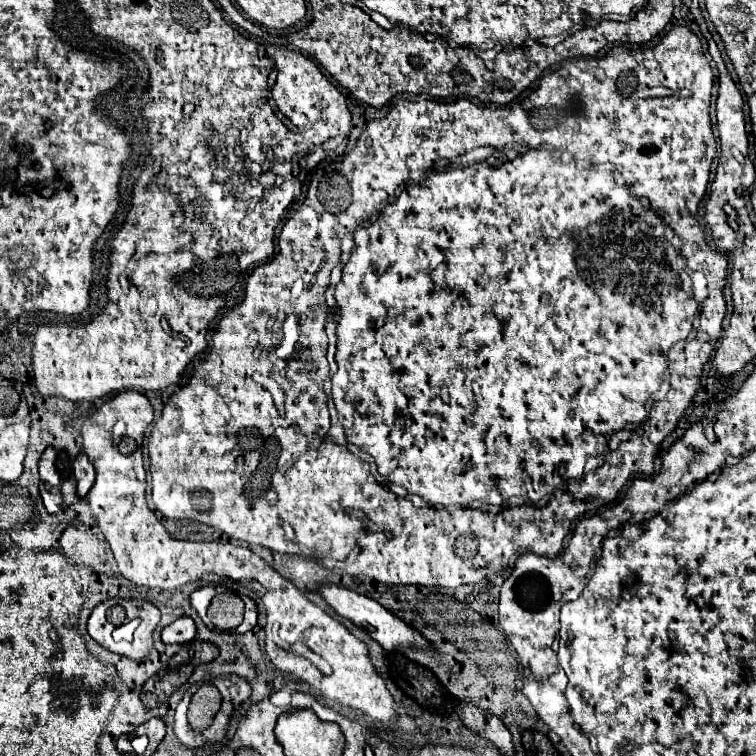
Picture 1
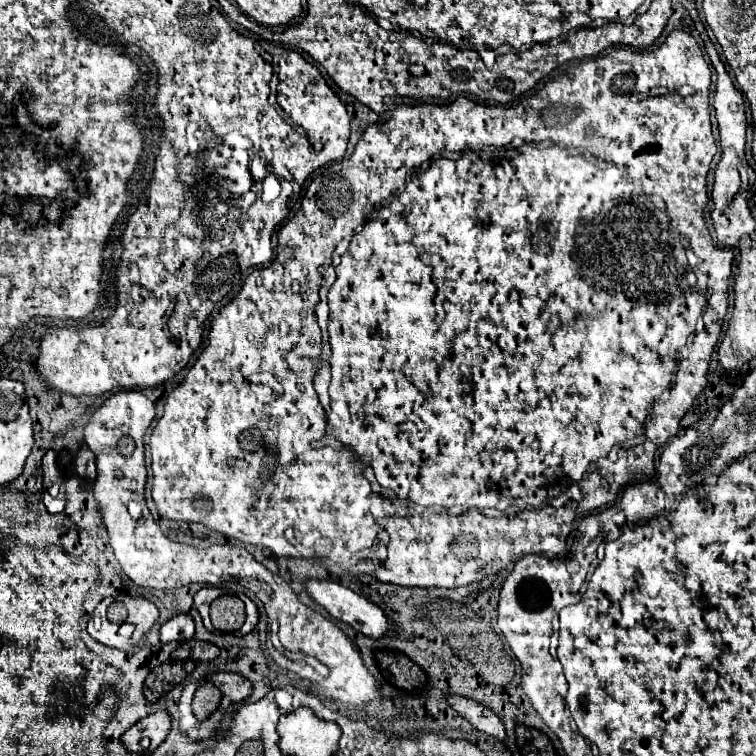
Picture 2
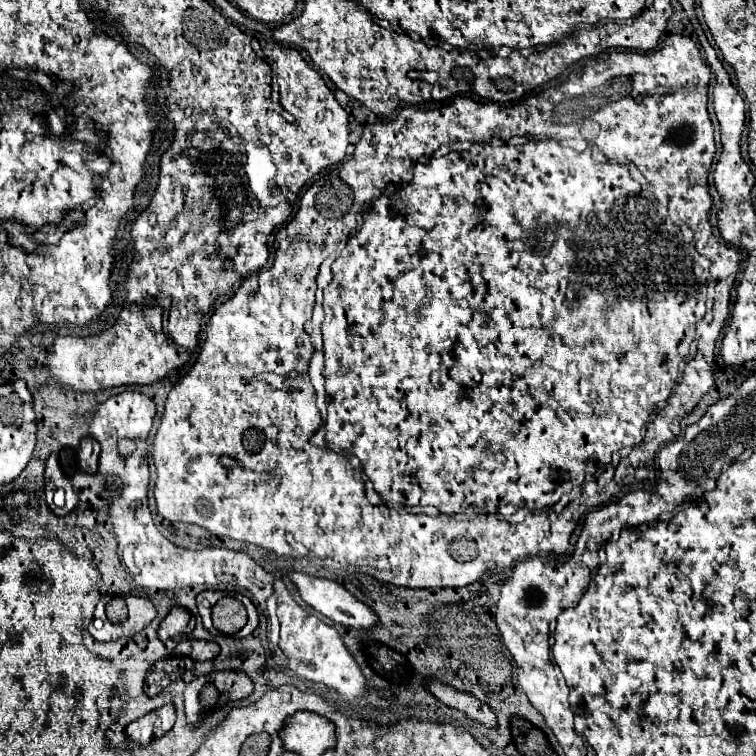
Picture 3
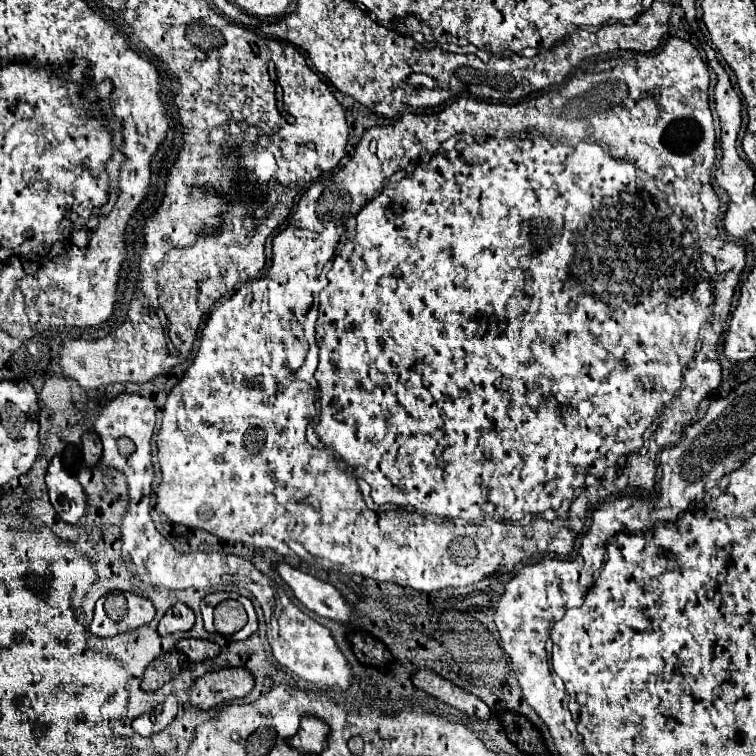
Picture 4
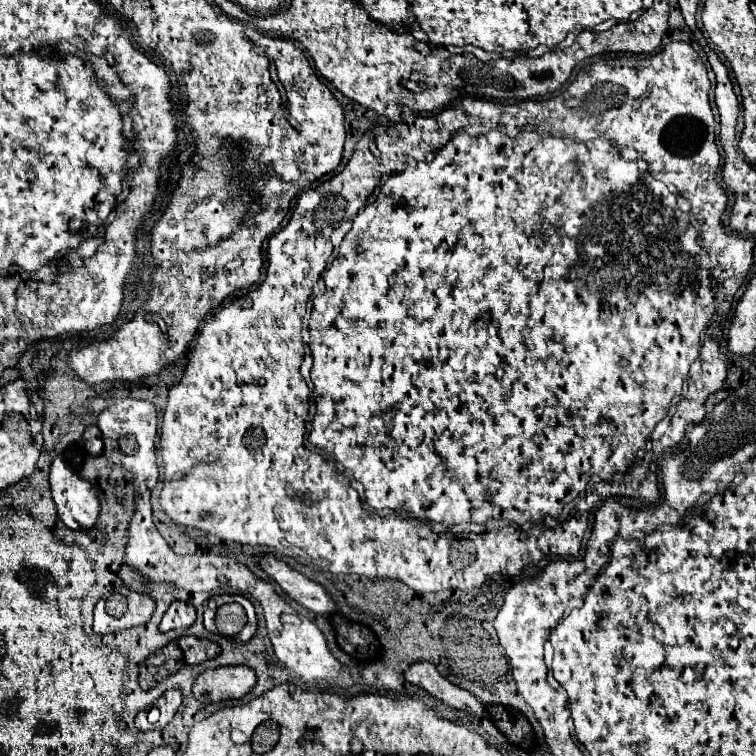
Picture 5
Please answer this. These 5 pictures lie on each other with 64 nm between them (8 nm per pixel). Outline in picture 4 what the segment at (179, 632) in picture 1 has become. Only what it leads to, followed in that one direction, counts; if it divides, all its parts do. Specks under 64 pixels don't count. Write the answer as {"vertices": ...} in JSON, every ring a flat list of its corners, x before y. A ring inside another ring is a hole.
{"vertices":[[174,604,158,624,158,634,168,636,180,630,190,630,194,626,194,612,186,604]]}

